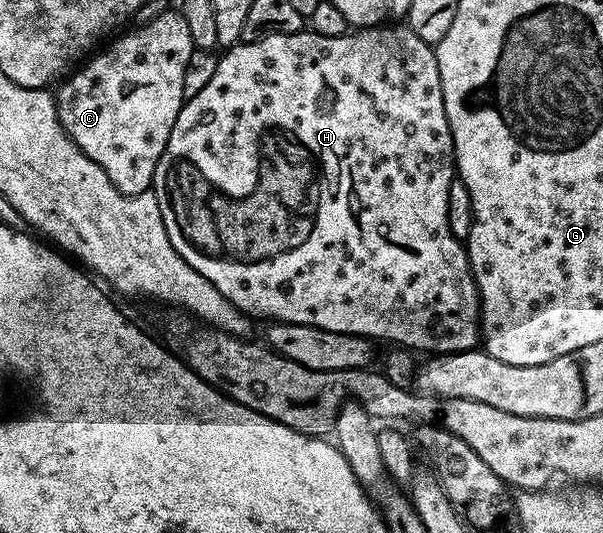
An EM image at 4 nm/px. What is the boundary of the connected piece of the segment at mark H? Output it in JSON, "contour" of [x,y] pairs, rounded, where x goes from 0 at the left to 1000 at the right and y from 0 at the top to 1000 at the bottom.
{"contour":[[[627,49],[622,53],[602,53],[580,58],[569,68],[542,71],[536,64],[517,56],[496,60],[464,60],[430,71],[423,79],[395,79],[378,92],[360,116],[357,139],[350,154],[323,176],[323,184],[308,188],[297,206],[297,221],[290,221],[290,236],[284,244],[284,259],[277,259],[277,274],[264,296],[264,311],[257,311],[254,328],[254,368],[264,379],[264,402],[270,402],[270,424],[277,424],[277,447],[284,447],[284,462],[310,493],[363,552],[370,552],[391,574],[396,585],[411,589],[415,595],[434,593],[439,604],[463,608],[501,608],[502,612],[529,612],[536,619],[567,623],[584,630],[604,630],[614,640],[647,638],[652,649],[663,649],[693,662],[736,664],[741,660],[783,660],[793,651],[798,634],[798,561],[791,550],[791,531],[784,520],[784,508],[778,497],[778,477],[773,460],[748,439],[748,424],[741,417],[741,356],[748,356],[748,341],[755,334],[755,302],[751,296],[751,261],[748,259],[748,236],[741,229],[741,206],[735,199],[735,169],[728,154],[728,124],[720,84],[701,79],[678,54],[677,49]]]}

